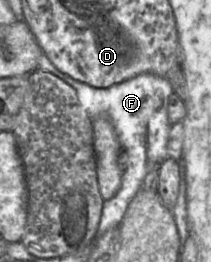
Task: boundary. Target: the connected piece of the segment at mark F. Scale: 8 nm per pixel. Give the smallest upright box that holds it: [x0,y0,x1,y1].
[38,53,173,238]

